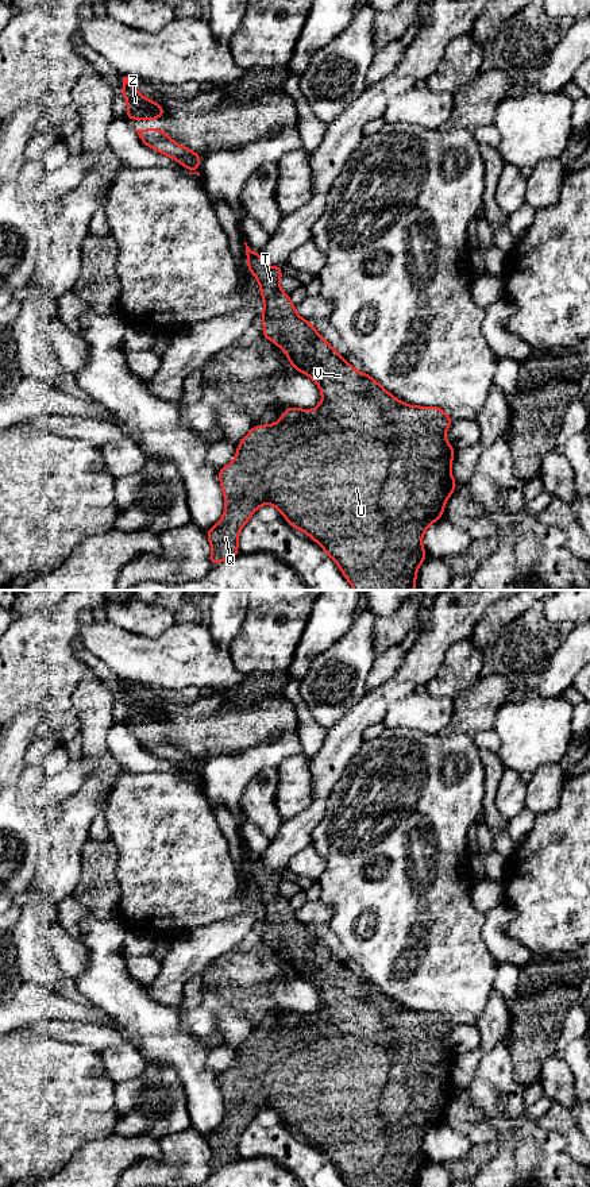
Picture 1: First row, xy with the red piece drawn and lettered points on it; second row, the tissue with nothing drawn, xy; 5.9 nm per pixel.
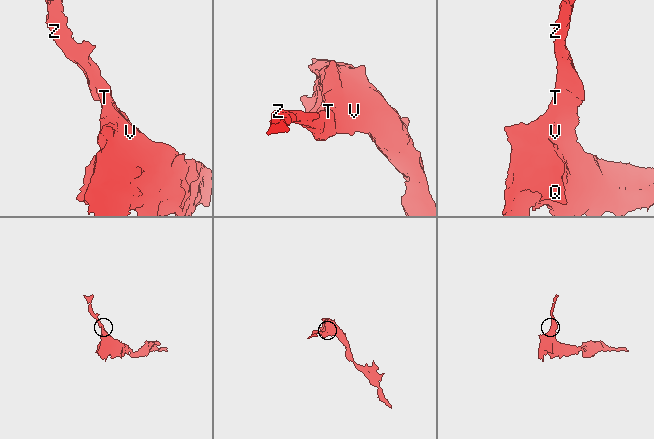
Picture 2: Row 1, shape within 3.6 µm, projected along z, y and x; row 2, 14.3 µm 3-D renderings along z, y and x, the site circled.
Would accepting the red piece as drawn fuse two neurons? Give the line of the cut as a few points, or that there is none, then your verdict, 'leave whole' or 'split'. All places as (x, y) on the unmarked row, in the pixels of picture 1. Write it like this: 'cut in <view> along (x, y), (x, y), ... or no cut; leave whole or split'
no cut; leave whole

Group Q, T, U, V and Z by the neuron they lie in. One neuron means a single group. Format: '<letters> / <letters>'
Q T U V Z

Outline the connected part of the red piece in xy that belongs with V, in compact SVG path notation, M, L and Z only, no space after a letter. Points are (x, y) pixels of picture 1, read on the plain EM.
M246 847L244 849L248 876L257 882L261 891L261 901L265 905L265 912L262 916L262 941L274 947L284 955L294 975L306 979L316 986L321 997L323 1006L317 1013L311 1015L289 1011L282 1017L282 1022L278 1028L269 1030L254 1030L246 1043L238 1049L235 1064L219 1075L219 1086L224 1099L225 1115L221 1125L213 1133L205 1136L212 1151L212 1157L209 1161L212 1171L236 1161L240 1157L238 1155L238 1140L240 1134L261 1110L271 1109L281 1117L292 1133L305 1136L308 1142L320 1149L328 1161L339 1169L343 1182L348 1187L416 1187L416 1178L424 1164L428 1163L421 1151L424 1137L432 1128L443 1122L444 1110L451 1098L458 1092L451 1079L451 1067L454 1064L455 1053L444 1044L444 1038L451 1032L454 1025L450 1024L441 1013L413 1011L397 1005L373 982L355 975L321 943L321 940L312 932L311 926L304 925L296 918L296 912L290 906L289 899L282 897L279 891L282 871L267 871L263 867L261 858L252 858Z

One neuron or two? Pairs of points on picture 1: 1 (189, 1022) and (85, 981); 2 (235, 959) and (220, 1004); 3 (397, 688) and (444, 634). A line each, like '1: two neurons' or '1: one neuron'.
1: two neurons
2: two neurons
3: one neuron

